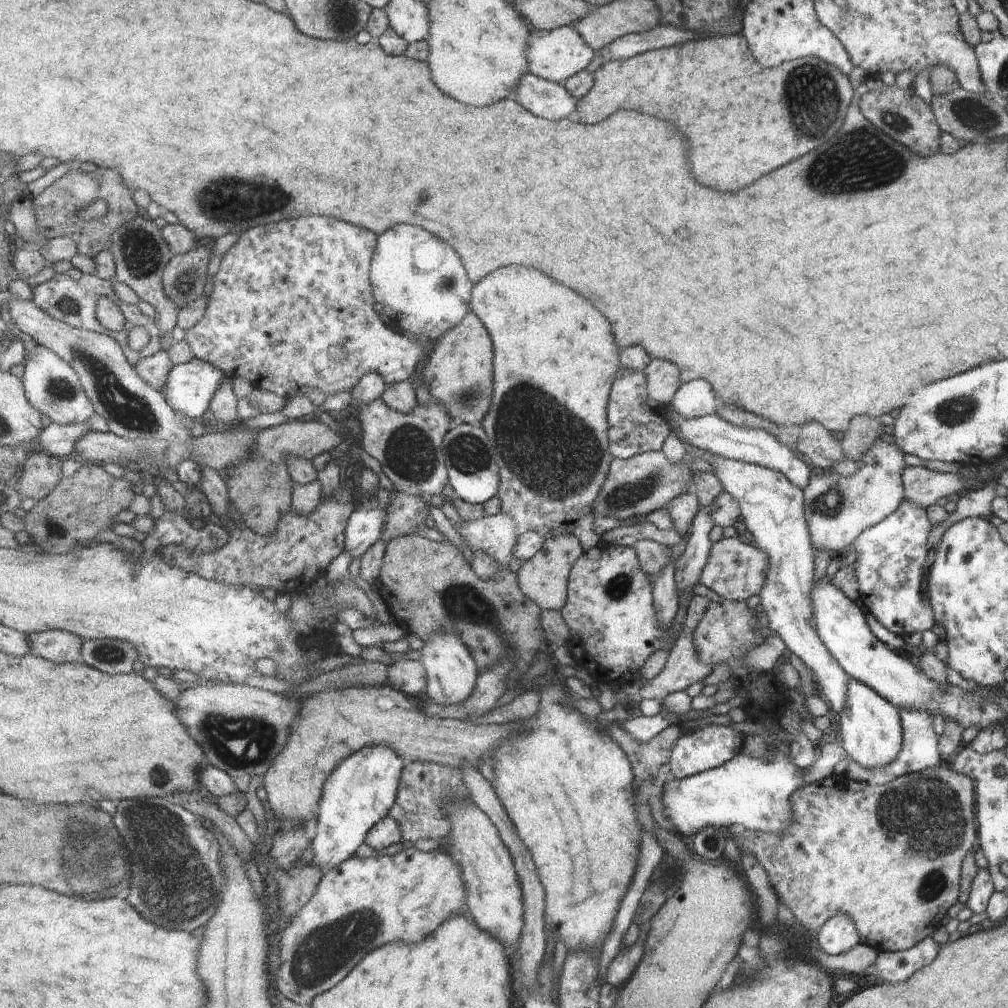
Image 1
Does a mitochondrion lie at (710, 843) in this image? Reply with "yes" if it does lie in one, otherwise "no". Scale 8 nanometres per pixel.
yes

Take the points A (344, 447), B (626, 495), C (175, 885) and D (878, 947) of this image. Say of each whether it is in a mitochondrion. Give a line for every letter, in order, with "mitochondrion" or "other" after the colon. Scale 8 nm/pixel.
A: other
B: mitochondrion
C: mitochondrion
D: other

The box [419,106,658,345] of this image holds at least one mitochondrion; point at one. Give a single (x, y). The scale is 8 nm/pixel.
(447, 283)

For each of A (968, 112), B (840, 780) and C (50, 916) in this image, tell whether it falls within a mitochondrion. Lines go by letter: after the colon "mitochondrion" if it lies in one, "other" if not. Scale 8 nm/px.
A: mitochondrion
B: other
C: other

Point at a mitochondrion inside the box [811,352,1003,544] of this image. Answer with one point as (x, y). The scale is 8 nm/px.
(955, 411)

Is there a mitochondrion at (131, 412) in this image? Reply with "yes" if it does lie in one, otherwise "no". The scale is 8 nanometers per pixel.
yes

